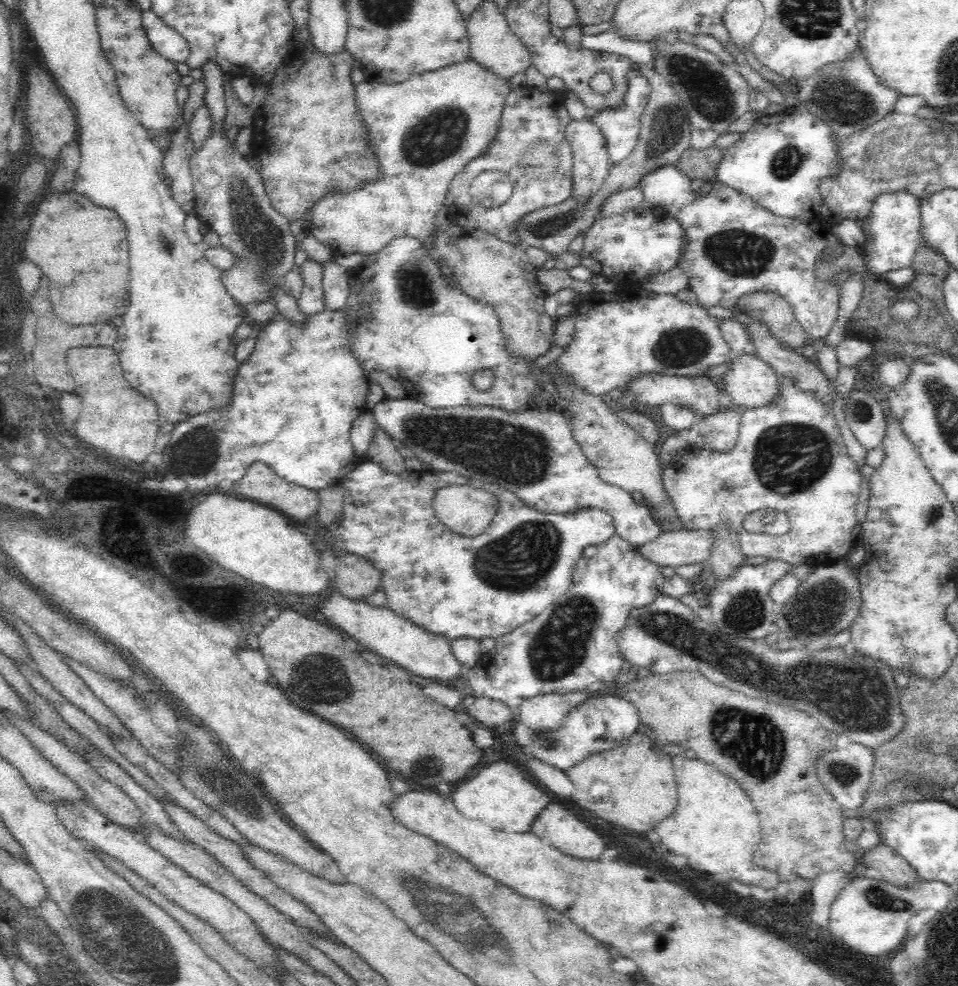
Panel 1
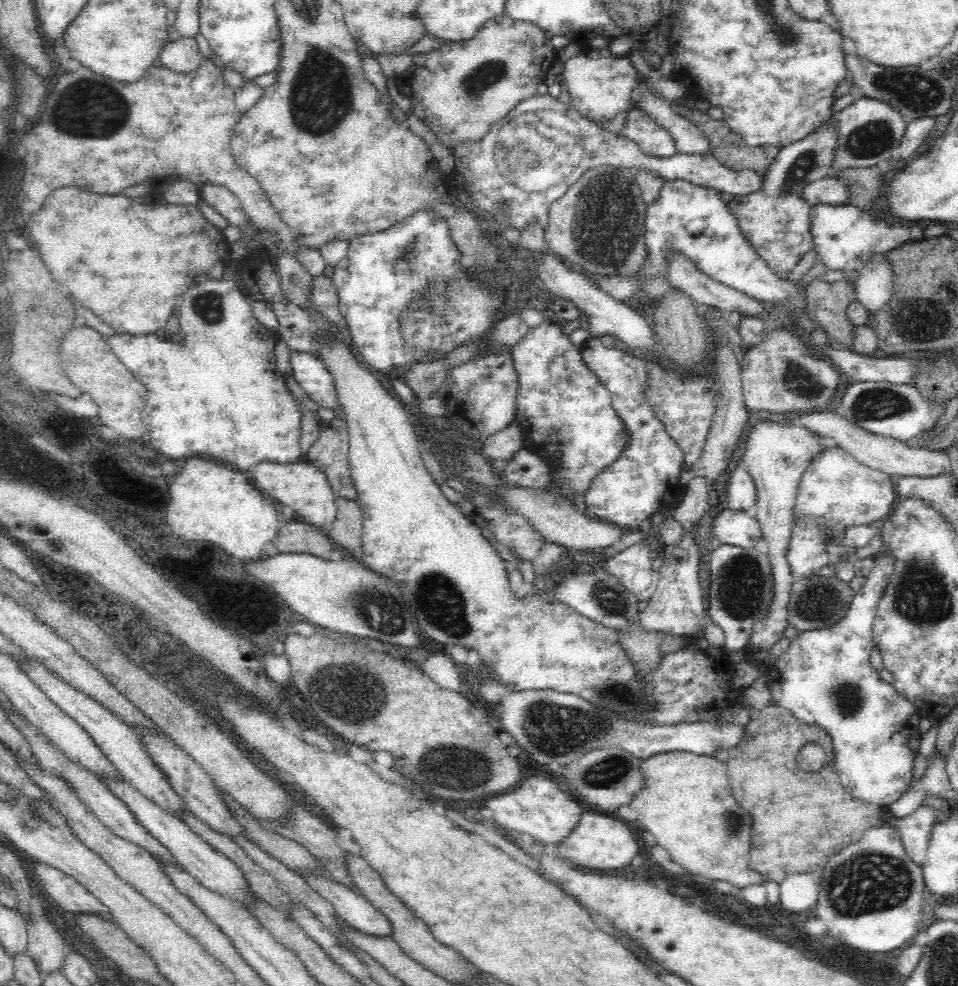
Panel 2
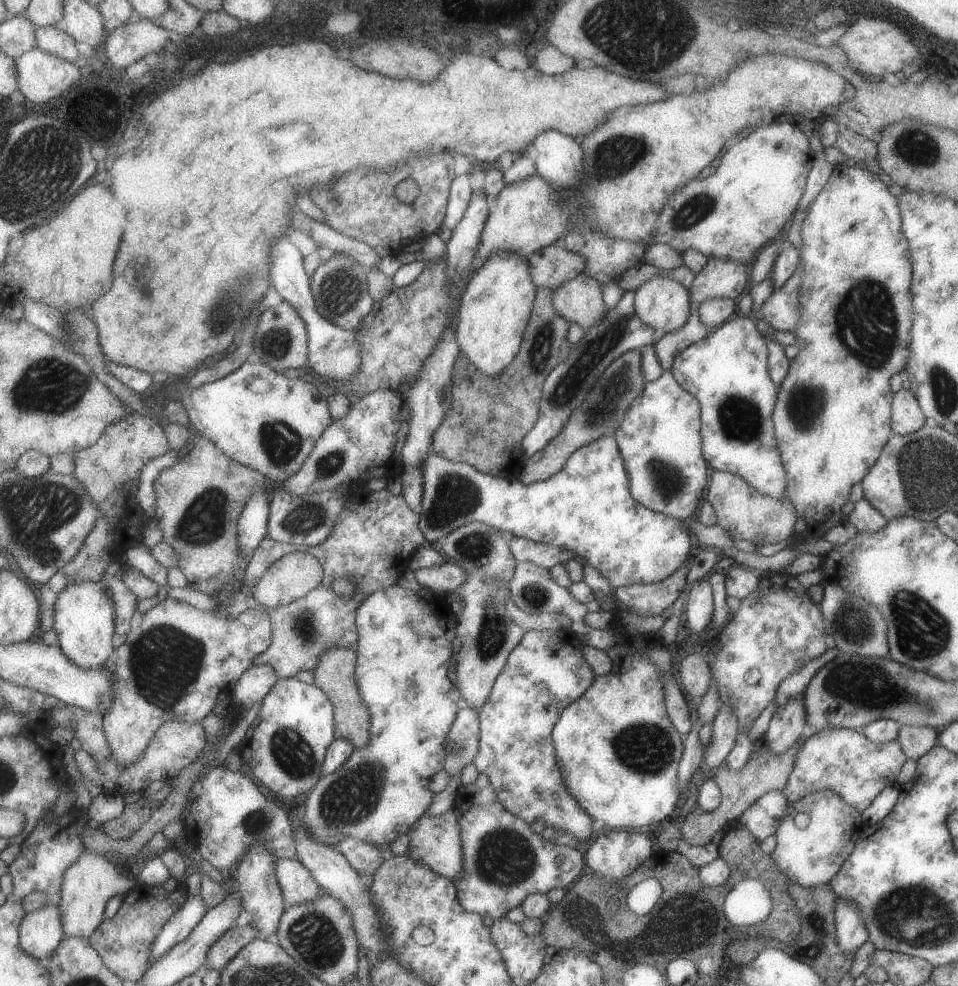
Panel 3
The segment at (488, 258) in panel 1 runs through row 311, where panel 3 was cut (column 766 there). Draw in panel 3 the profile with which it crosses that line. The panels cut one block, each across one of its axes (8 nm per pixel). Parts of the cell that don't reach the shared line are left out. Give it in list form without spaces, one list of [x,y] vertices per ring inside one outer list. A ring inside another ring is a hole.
[[[719,470],[711,472],[711,484],[707,486],[705,502],[713,506],[717,526],[723,528],[731,540],[749,540],[753,546],[763,546],[795,536],[793,528],[799,518],[791,500],[785,496],[777,500],[767,494],[761,494],[757,488],[747,484],[747,480],[731,472],[719,472]]]

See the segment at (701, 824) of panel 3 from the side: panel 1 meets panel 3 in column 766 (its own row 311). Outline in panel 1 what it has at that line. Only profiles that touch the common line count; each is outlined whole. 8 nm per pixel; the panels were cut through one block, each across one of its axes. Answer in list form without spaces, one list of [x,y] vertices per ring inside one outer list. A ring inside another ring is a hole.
[[[754,292],[738,300],[738,308],[748,314],[748,318],[760,320],[770,334],[786,348],[798,350],[806,342],[812,342],[804,326],[796,320],[794,308],[786,302],[784,296],[770,292]]]

